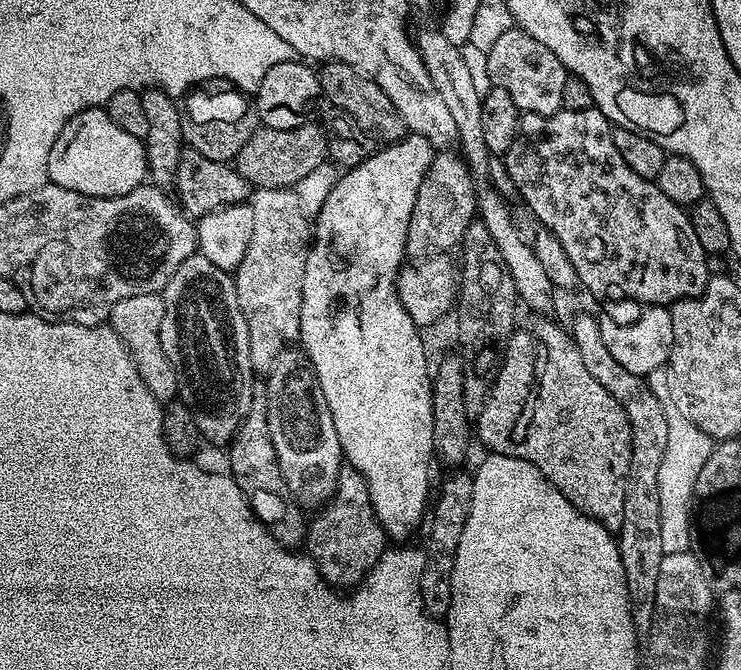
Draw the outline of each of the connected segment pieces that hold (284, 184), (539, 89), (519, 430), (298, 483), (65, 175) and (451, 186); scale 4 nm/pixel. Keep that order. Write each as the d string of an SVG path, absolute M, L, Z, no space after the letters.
M309 122L290 130L274 130L263 126L257 127L255 134L238 150L234 167L253 189L257 188L292 188L310 170L322 166L328 160L328 134L316 122Z
M514 26L506 30L506 34L502 34L502 38L498 38L498 42L494 42L487 53L492 87L506 90L521 113L552 116L564 108L562 86L566 84L570 73L550 49L538 42L538 38L530 38L530 34Z
M547 315L529 317L525 324L520 322L513 327L512 335L503 345L496 378L474 420L475 435L478 440L480 436L489 453L513 456L532 464L579 512L594 518L609 532L619 533L632 453L632 431L626 410L586 370L578 346L565 329L563 332Z
M289 346L276 356L266 380L270 442L274 442L274 454L278 454L278 466L286 478L286 486L301 509L319 510L334 494L342 467L338 430L334 430L326 394L322 394L308 355L296 346Z
M103 107L87 108L70 118L62 126L48 159L51 183L87 196L125 196L145 183L148 175L144 141L126 134Z
M437 151L433 155L432 165L426 170L426 178L422 178L422 186L418 186L404 243L404 251L411 259L413 256L413 261L423 262L430 256L451 253L466 234L466 226L471 224L477 215L478 188L475 188L477 185L467 164L455 151L453 152Z

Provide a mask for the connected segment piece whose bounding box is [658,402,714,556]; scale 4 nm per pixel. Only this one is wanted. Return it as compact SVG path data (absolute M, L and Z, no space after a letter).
M671 402L665 403L666 414L666 454L662 454L662 467L658 469L658 506L662 510L662 550L665 556L686 552L692 546L692 499L694 498L694 482L698 482L698 474L702 474L702 466L706 466L706 458L710 458L714 441L698 426L694 426Z

